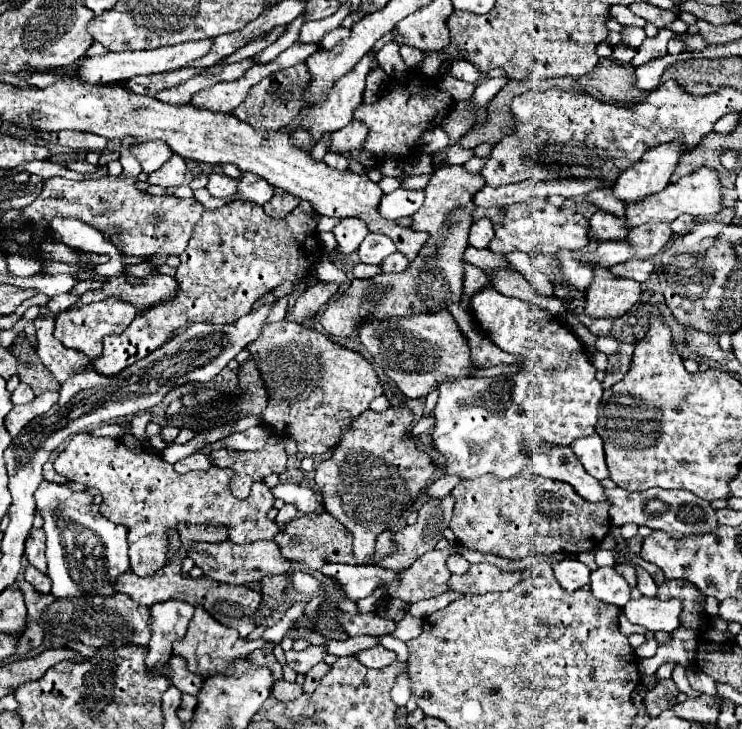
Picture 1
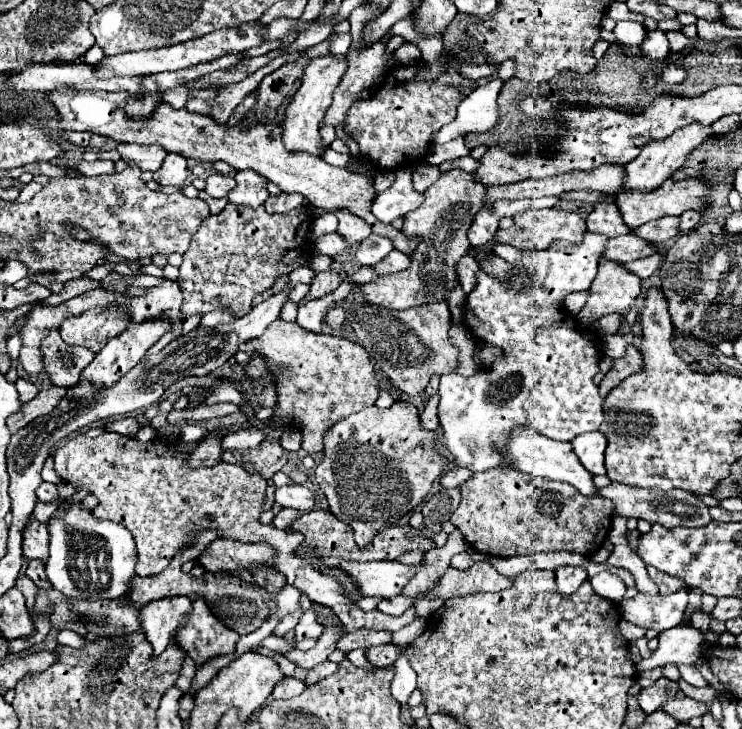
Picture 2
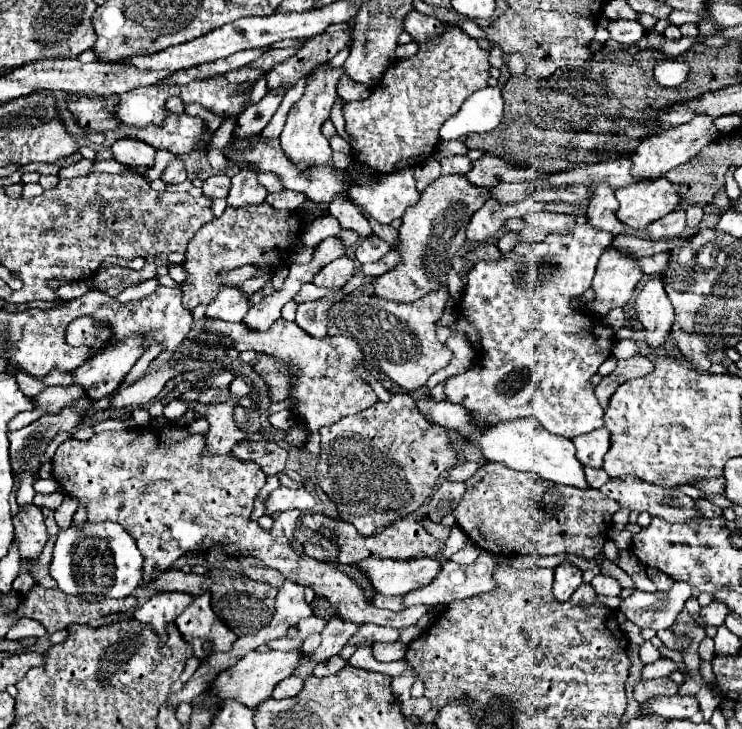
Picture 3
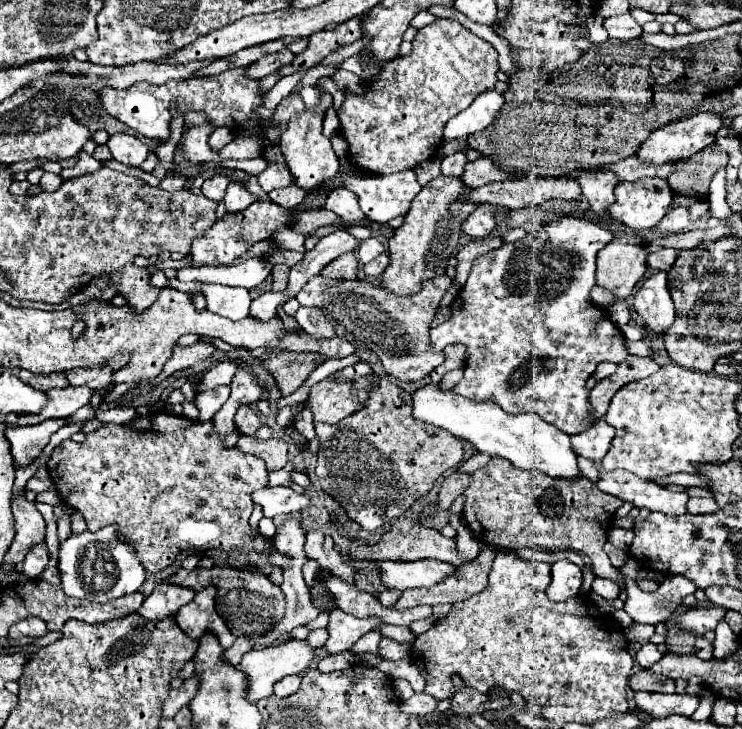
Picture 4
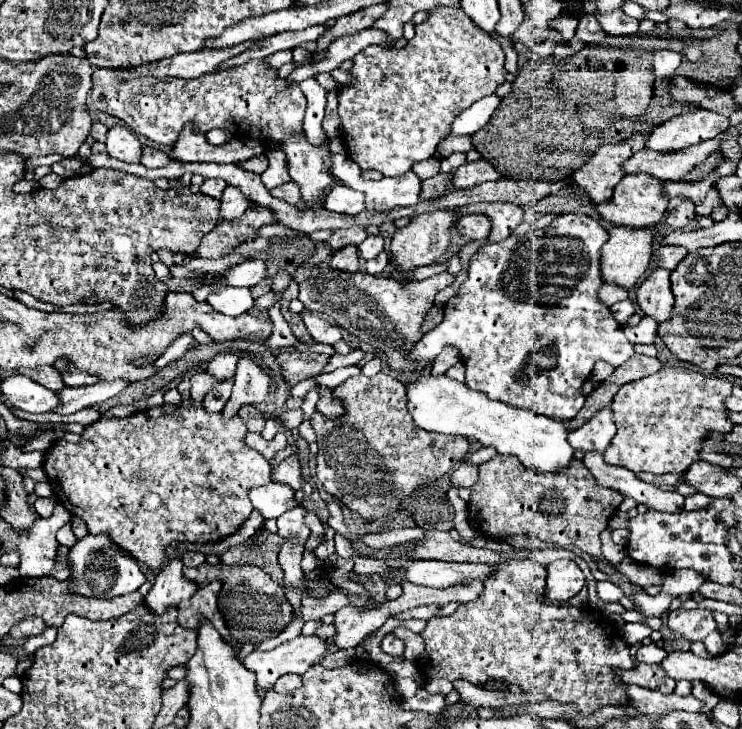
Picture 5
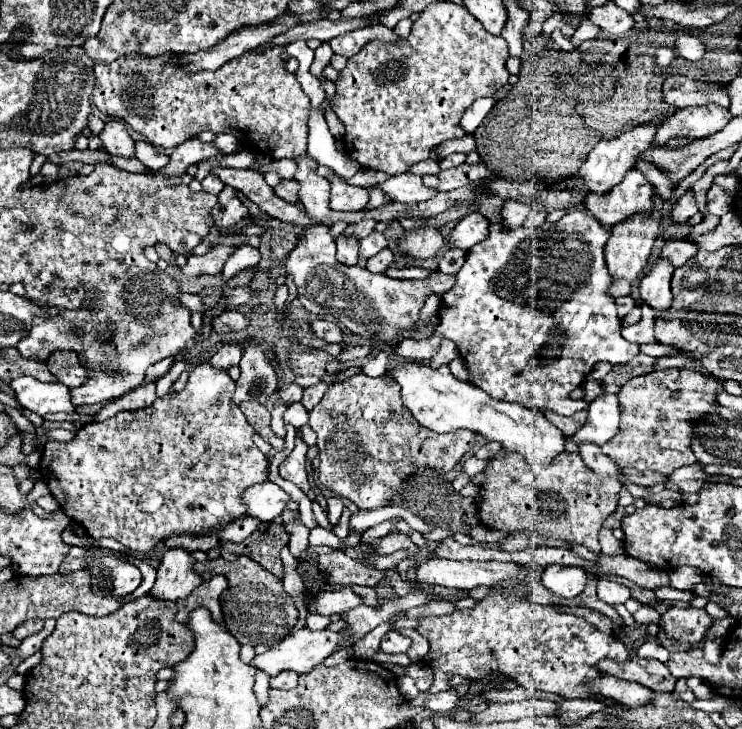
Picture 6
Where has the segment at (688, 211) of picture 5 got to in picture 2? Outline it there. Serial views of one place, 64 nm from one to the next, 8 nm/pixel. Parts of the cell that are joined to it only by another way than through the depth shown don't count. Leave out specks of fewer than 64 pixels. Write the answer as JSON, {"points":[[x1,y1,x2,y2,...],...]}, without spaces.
{"points":[[660,218,660,220,654,220,654,222,646,222,638,230,632,230,632,234,650,242,650,244,662,246,664,242,668,242,668,240,672,240,680,234,678,222,680,222,680,218]]}

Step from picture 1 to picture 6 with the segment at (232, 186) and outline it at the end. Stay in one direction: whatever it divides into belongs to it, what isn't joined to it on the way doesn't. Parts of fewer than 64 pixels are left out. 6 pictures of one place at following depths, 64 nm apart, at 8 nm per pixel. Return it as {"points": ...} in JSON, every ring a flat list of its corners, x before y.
{"points":[[208,174,208,176,202,180,202,190,204,190,204,192,208,192,208,194,218,196,222,188,224,188,222,180,220,180,218,176,214,176,214,174]]}

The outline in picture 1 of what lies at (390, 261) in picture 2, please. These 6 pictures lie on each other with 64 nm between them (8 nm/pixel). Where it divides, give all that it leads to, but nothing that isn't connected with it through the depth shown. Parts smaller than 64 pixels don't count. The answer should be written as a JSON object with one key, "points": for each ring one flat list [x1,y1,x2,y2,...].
{"points":[[394,252,394,254,390,254,390,258,386,258,386,260,382,262,382,272,402,272,402,270,408,268,408,264,410,264,410,262,406,260,404,254]]}

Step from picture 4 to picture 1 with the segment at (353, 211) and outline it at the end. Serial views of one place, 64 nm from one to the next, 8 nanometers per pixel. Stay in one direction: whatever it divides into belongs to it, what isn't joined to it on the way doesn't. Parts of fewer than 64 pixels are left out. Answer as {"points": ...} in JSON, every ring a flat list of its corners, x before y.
{"points":[[342,218,340,224,332,230,338,244,338,252,342,254,350,254,358,250,358,246,368,236,368,232,370,232,368,226,358,218]]}

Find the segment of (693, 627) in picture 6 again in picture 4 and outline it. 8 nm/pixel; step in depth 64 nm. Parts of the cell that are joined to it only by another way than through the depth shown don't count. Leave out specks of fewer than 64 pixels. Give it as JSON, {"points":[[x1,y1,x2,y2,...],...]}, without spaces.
{"points":[[710,604,706,608,694,608,678,616,678,622,682,624,684,630,694,632,696,636,702,636,706,630,714,630,718,622,724,618,726,608]]}

